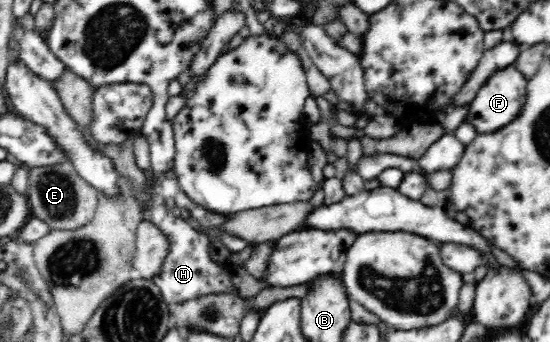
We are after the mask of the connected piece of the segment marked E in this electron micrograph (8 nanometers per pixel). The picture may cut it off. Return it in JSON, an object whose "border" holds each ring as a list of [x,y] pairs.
{"border":[[[71,162],[55,166],[28,169],[28,186],[25,195],[28,197],[31,217],[46,222],[51,230],[75,230],[93,220],[97,208],[98,190],[79,176]]]}

